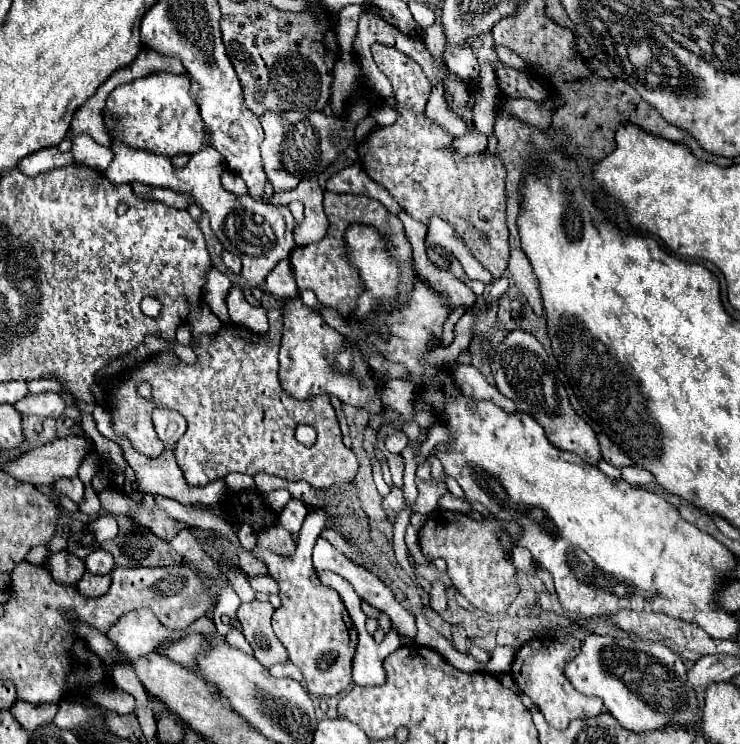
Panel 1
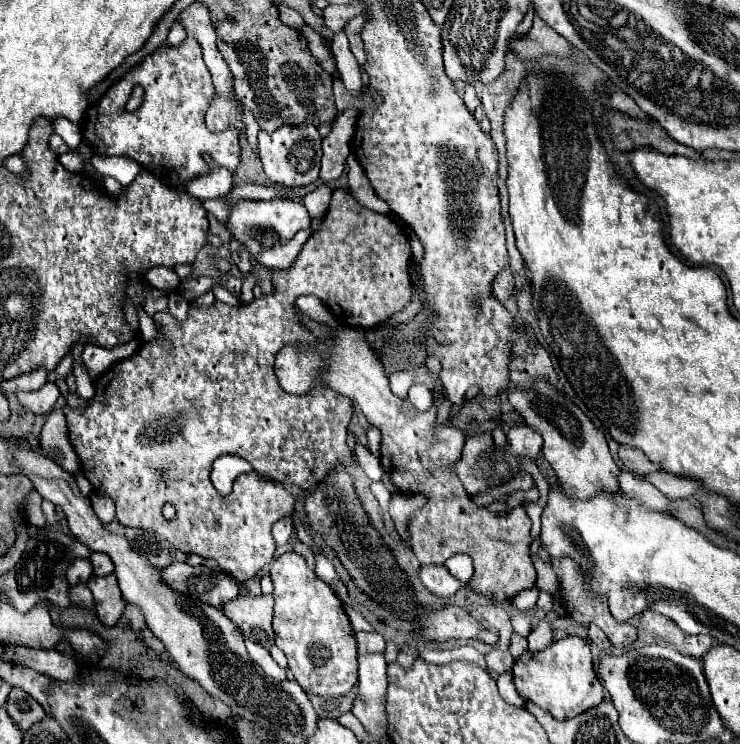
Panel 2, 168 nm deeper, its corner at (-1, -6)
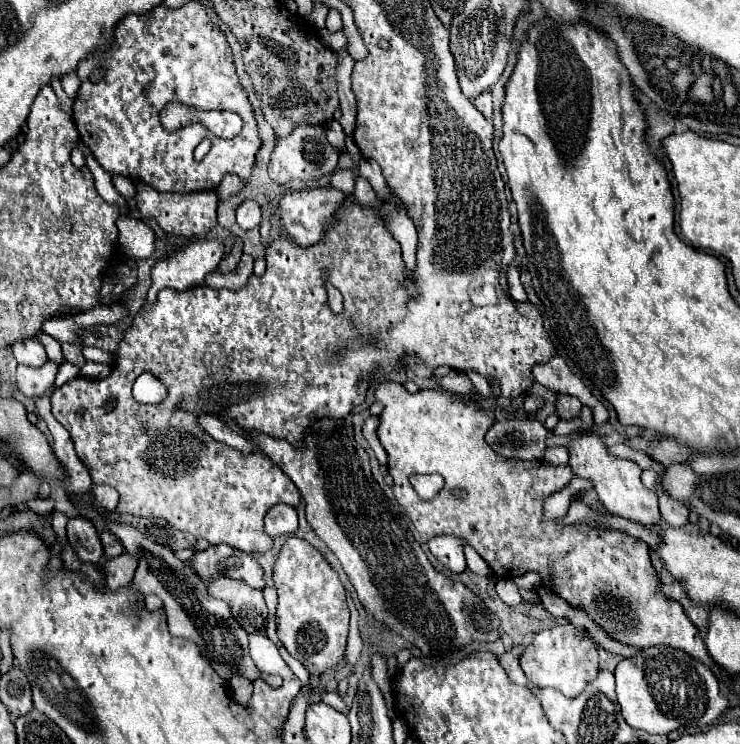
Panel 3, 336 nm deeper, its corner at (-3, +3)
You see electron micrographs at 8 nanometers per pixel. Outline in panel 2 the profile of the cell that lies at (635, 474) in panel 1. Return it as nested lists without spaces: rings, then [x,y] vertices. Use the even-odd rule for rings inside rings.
[[[665,471],[649,473],[645,477],[651,485],[655,485],[667,499],[689,499],[699,491],[699,483],[693,483],[693,479],[683,479],[683,477],[673,477]]]

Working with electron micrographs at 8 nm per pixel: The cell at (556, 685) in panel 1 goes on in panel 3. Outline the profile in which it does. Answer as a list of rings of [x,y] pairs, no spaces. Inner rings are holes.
[[[571,624],[553,626],[535,632],[533,642],[525,648],[521,656],[521,668],[525,676],[535,682],[537,686],[545,688],[551,686],[559,692],[563,692],[567,698],[575,698],[583,692],[583,688],[595,680],[595,674],[599,672],[597,664],[597,646],[593,640],[585,638],[583,632],[577,632]]]

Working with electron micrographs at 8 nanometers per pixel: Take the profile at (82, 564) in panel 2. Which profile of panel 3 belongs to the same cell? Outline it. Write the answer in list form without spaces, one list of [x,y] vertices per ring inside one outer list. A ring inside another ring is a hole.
[[[75,516],[67,522],[67,538],[83,562],[97,564],[103,558],[103,546],[91,520]]]

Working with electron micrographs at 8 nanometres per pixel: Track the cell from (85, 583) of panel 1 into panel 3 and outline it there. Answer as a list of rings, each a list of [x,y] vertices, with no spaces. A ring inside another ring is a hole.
[[[121,554],[117,558],[111,558],[103,564],[103,570],[107,574],[107,586],[111,590],[117,590],[121,586],[131,584],[133,572],[137,568],[137,558],[133,554]]]

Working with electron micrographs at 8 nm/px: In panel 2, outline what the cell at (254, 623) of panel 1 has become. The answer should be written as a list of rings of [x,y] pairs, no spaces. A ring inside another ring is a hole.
[[[239,597],[225,605],[225,615],[243,631],[251,641],[267,641],[265,647],[273,647],[273,597]]]

